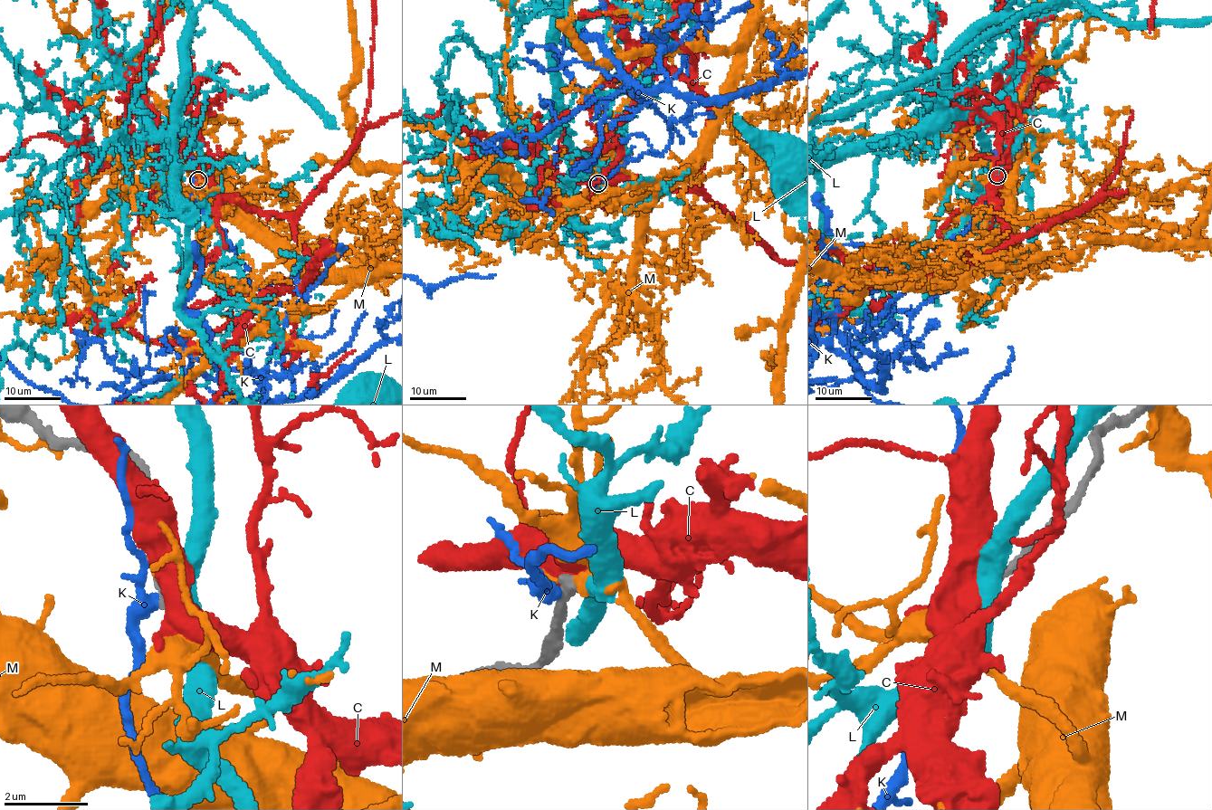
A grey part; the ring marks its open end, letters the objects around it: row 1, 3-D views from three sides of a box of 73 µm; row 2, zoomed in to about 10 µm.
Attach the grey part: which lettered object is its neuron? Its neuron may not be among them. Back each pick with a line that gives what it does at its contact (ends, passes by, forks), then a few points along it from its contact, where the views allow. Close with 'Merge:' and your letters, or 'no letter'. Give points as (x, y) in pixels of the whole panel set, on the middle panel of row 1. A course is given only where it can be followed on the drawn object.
Merge: no letter

